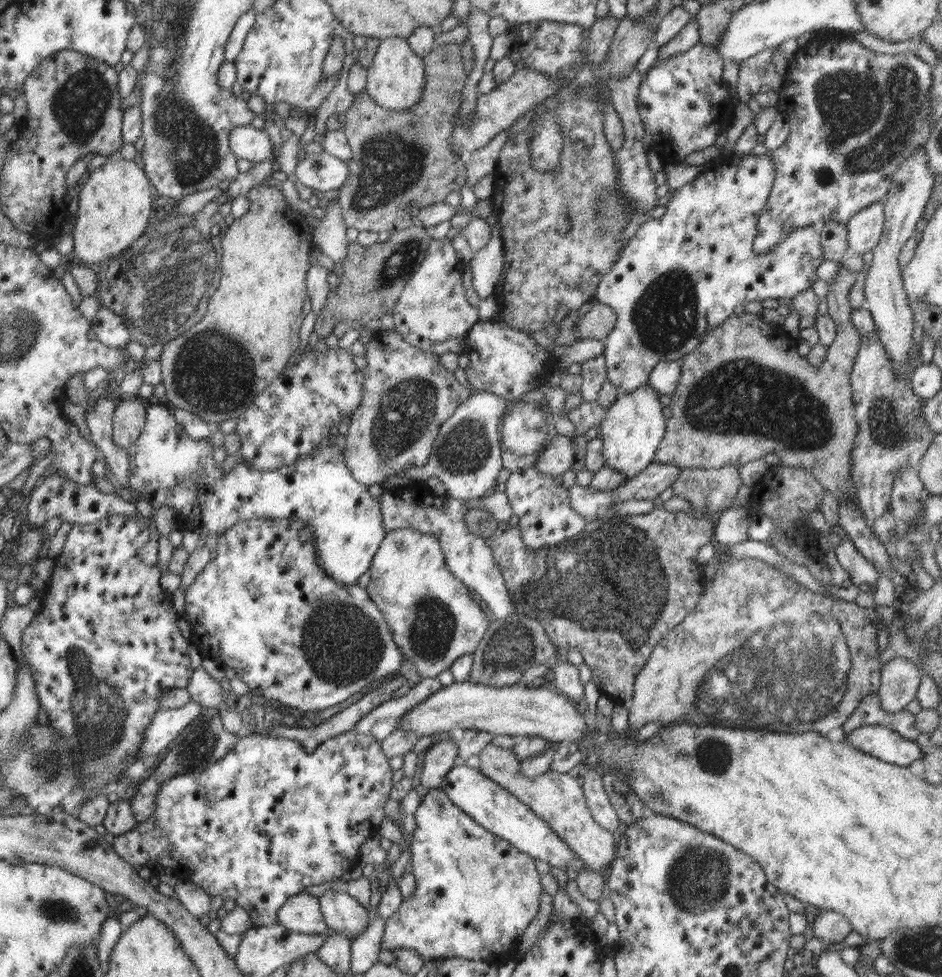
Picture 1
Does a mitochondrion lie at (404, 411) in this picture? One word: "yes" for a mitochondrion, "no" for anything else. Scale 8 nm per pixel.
yes

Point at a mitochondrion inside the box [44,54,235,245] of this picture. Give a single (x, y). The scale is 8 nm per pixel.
(81, 104)

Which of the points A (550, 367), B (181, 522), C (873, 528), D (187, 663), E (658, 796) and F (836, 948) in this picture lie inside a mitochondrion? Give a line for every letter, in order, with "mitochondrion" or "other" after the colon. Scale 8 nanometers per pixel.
A: other
B: other
C: other
D: other
E: mitochondrion
F: other

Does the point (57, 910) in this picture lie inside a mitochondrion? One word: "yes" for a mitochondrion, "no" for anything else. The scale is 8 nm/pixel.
yes

